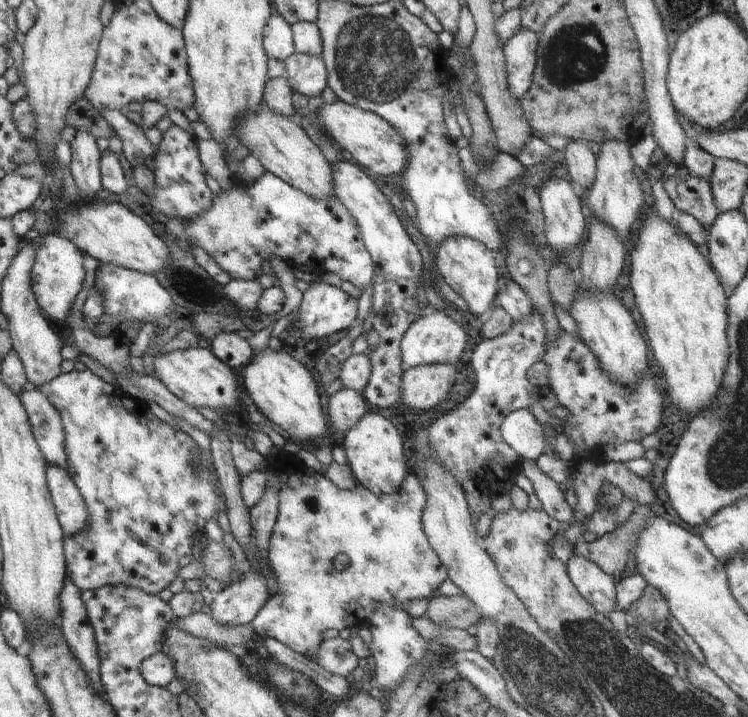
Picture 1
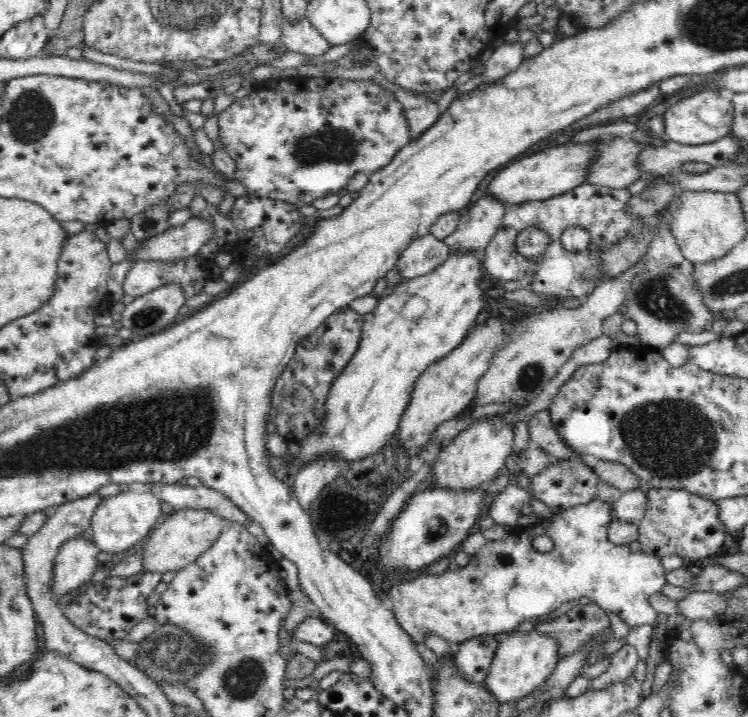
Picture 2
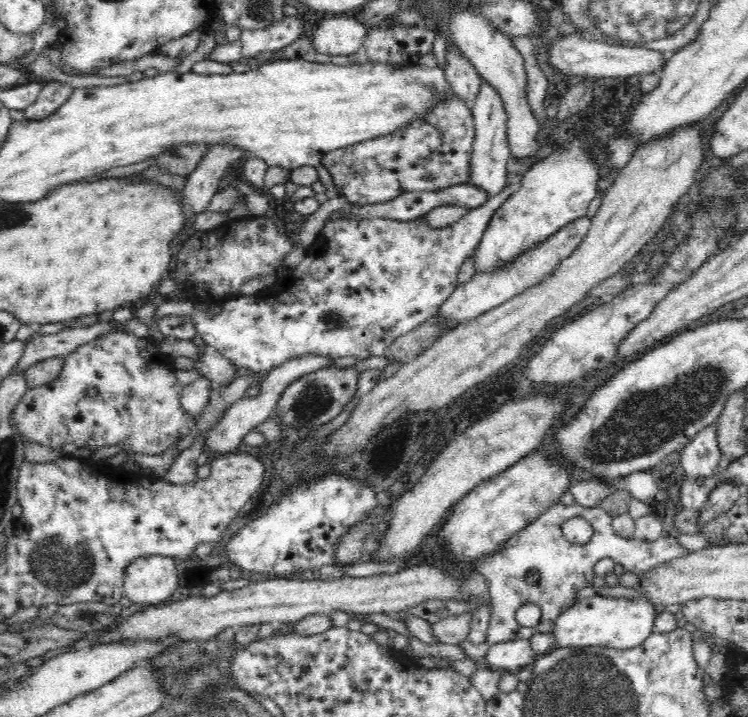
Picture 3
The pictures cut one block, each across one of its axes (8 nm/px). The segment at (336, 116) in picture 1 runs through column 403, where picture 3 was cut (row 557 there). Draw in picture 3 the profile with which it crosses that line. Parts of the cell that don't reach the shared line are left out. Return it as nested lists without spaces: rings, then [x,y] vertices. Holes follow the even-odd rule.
[[[146,556],[128,564],[122,594],[132,603],[162,605],[179,588],[176,560],[168,556]]]

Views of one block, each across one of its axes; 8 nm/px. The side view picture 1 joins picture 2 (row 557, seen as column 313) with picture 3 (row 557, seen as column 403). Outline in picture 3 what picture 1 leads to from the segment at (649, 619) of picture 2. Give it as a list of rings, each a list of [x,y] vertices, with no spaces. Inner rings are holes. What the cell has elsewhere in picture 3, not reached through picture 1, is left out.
[[[558,502],[527,528],[506,540],[492,555],[484,556],[475,570],[483,574],[490,584],[487,599],[491,602],[491,616],[485,642],[493,645],[518,639],[529,640],[536,632],[551,632],[560,612],[577,600],[580,589],[592,586],[596,576],[594,566],[603,558],[612,559],[616,566],[623,567],[624,572],[633,572],[642,579],[646,572],[689,554],[674,536],[654,541],[640,541],[632,536],[626,540],[616,535],[612,520],[599,505],[588,508],[576,503],[566,506]],[[575,517],[588,520],[592,526],[593,536],[587,544],[572,544],[564,539],[562,524]],[[530,571],[540,574],[539,584],[531,586],[526,583]],[[525,604],[541,609],[541,619],[535,627],[521,626],[514,617],[516,610]]]

